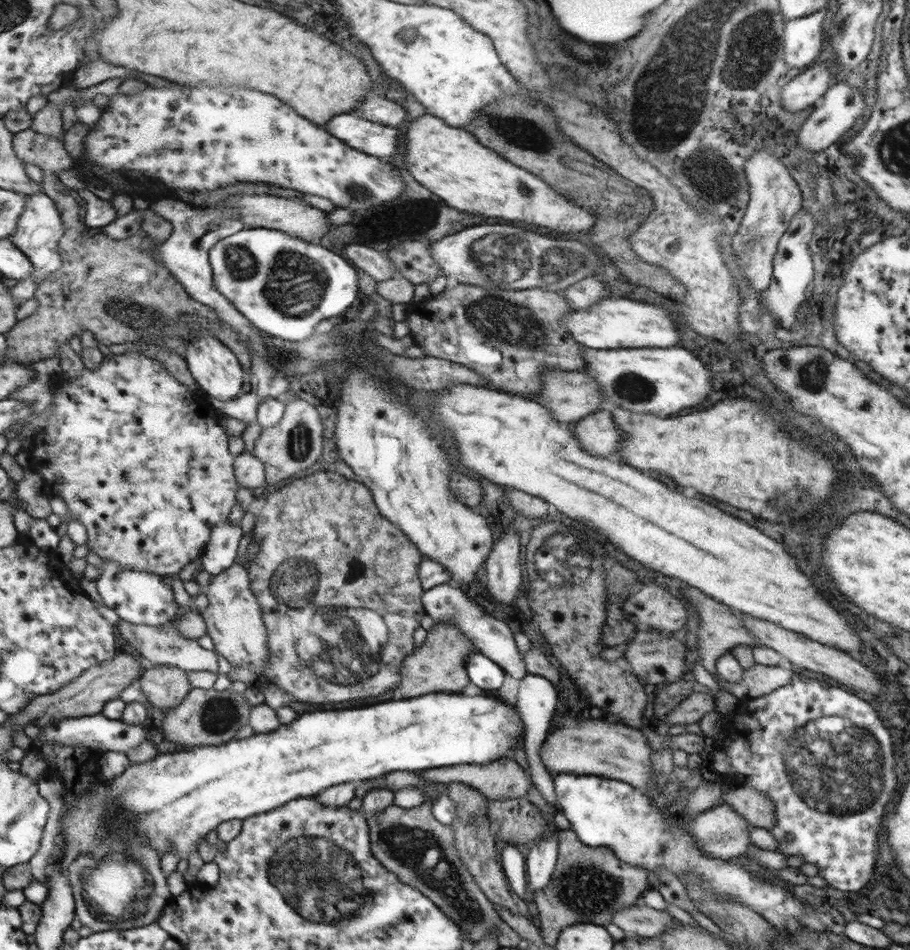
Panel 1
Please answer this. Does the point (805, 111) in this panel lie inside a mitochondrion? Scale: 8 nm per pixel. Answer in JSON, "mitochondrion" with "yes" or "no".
{"mitochondrion":"no"}

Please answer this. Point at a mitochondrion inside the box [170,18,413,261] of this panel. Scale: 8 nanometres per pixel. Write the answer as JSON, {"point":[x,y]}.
{"point":[357,192]}

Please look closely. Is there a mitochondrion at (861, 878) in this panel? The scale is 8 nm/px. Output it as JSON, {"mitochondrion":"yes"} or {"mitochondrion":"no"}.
{"mitochondrion":"no"}

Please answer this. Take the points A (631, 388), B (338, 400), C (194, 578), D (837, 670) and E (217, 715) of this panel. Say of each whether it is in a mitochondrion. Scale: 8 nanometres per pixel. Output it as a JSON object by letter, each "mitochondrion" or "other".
{"A":"mitochondrion","B":"other","C":"other","D":"other","E":"mitochondrion"}

